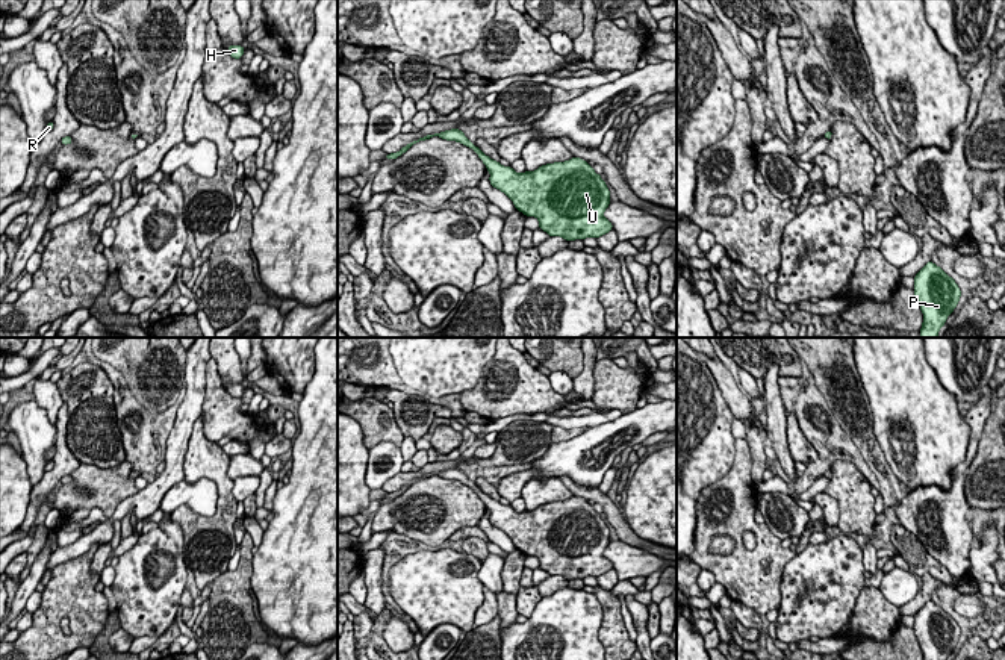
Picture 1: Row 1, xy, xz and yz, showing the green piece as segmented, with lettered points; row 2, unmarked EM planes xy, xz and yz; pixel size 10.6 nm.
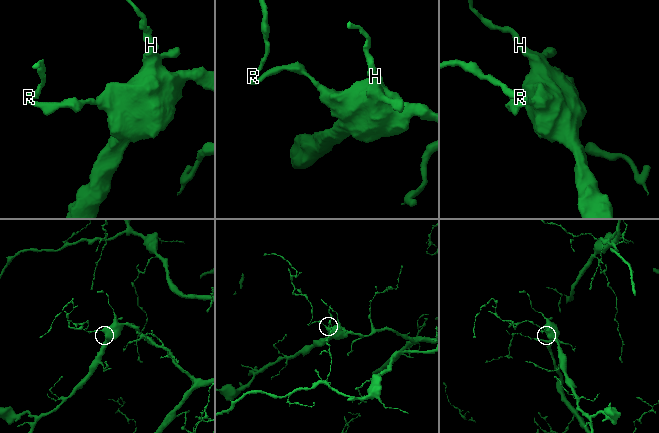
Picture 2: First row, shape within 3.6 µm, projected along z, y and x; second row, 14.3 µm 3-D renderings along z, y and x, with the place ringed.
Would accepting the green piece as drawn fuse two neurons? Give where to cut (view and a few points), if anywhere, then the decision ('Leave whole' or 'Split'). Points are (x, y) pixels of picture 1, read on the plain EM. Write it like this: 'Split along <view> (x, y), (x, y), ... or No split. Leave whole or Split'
No split. Leave whole

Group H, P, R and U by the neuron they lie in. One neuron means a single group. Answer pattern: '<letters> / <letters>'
H P R U

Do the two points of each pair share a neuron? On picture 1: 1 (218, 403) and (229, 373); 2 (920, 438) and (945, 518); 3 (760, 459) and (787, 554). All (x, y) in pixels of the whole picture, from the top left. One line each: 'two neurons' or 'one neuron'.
1: two neurons
2: two neurons
3: two neurons

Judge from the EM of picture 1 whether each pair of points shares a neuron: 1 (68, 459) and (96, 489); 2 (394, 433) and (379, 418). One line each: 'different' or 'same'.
1: different
2: same

